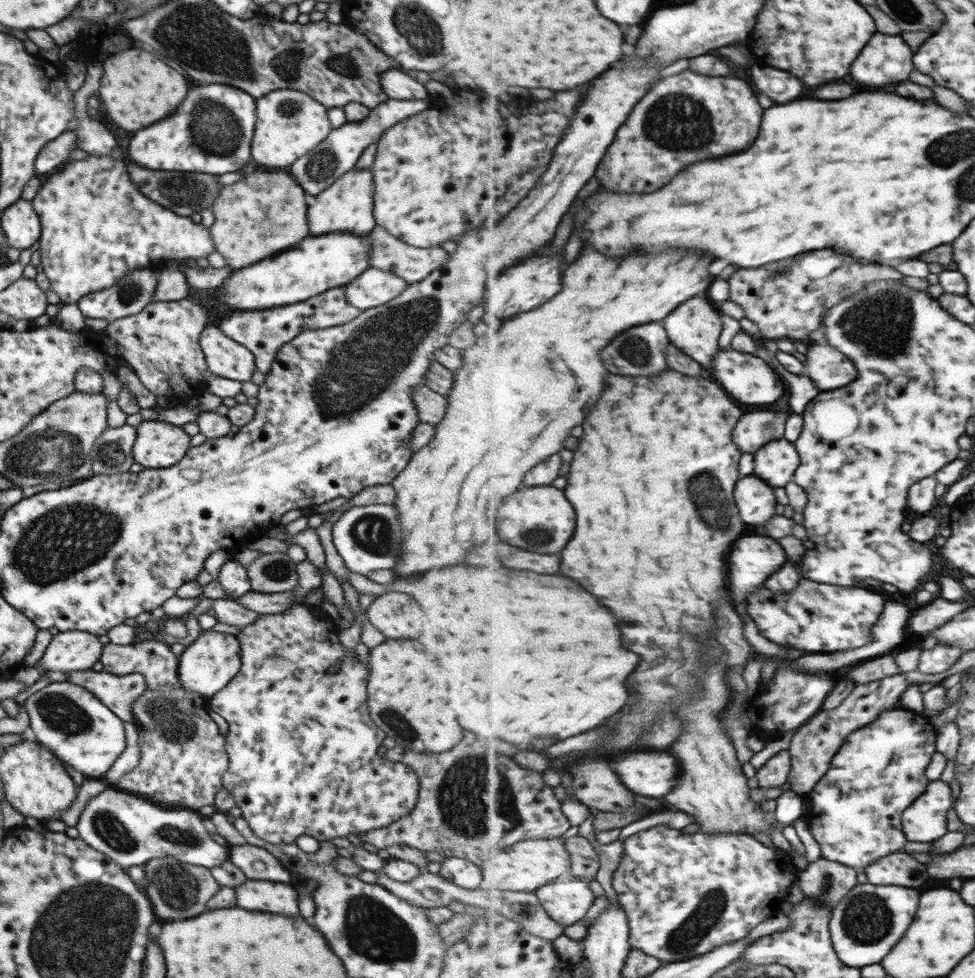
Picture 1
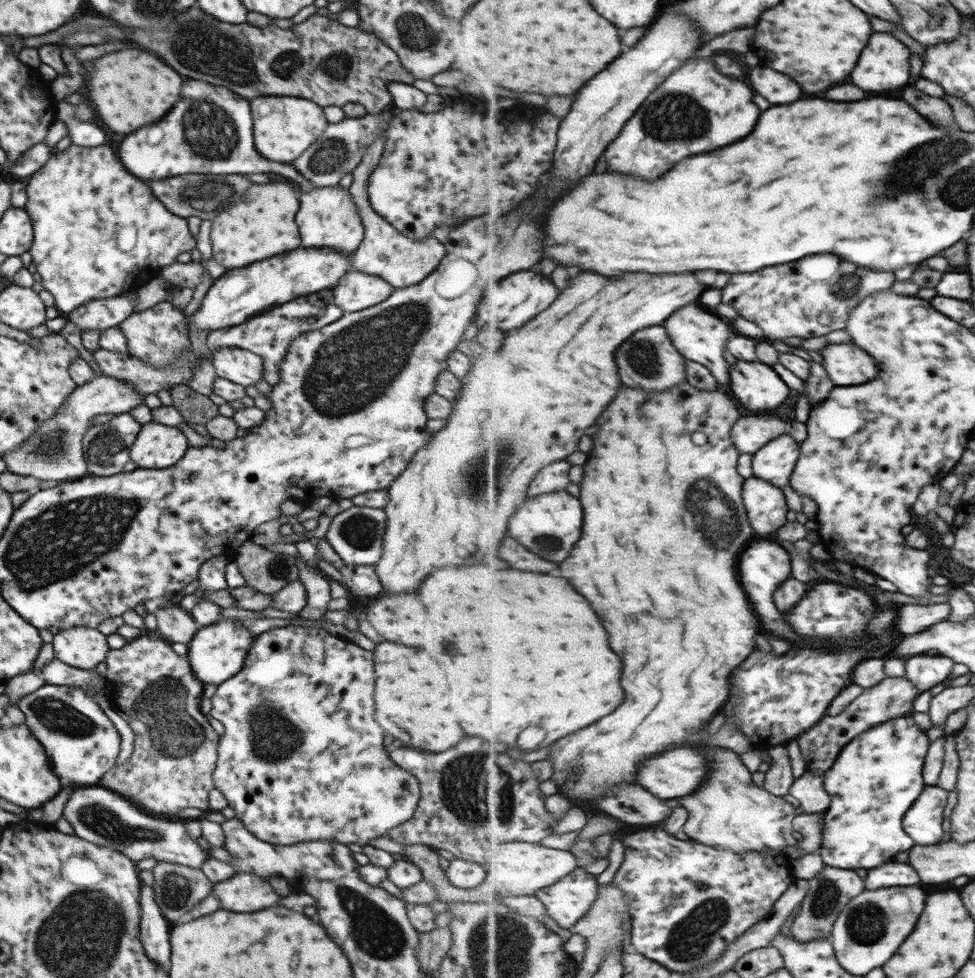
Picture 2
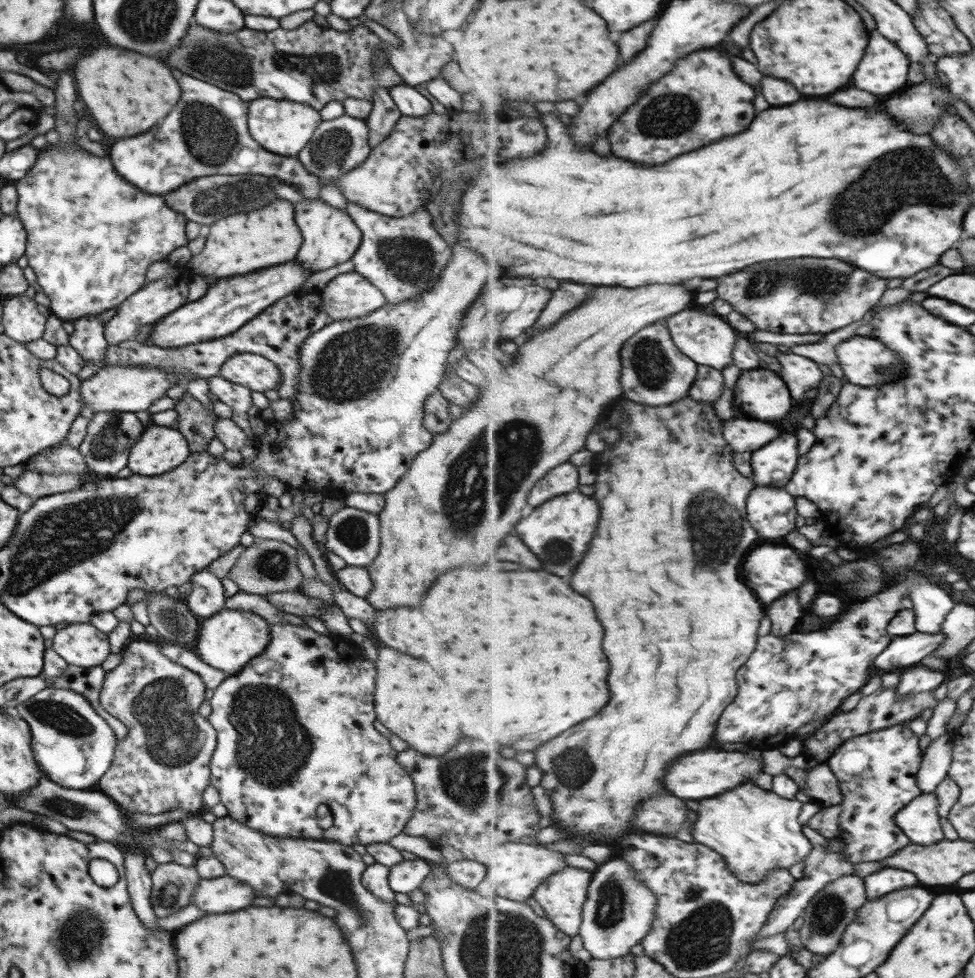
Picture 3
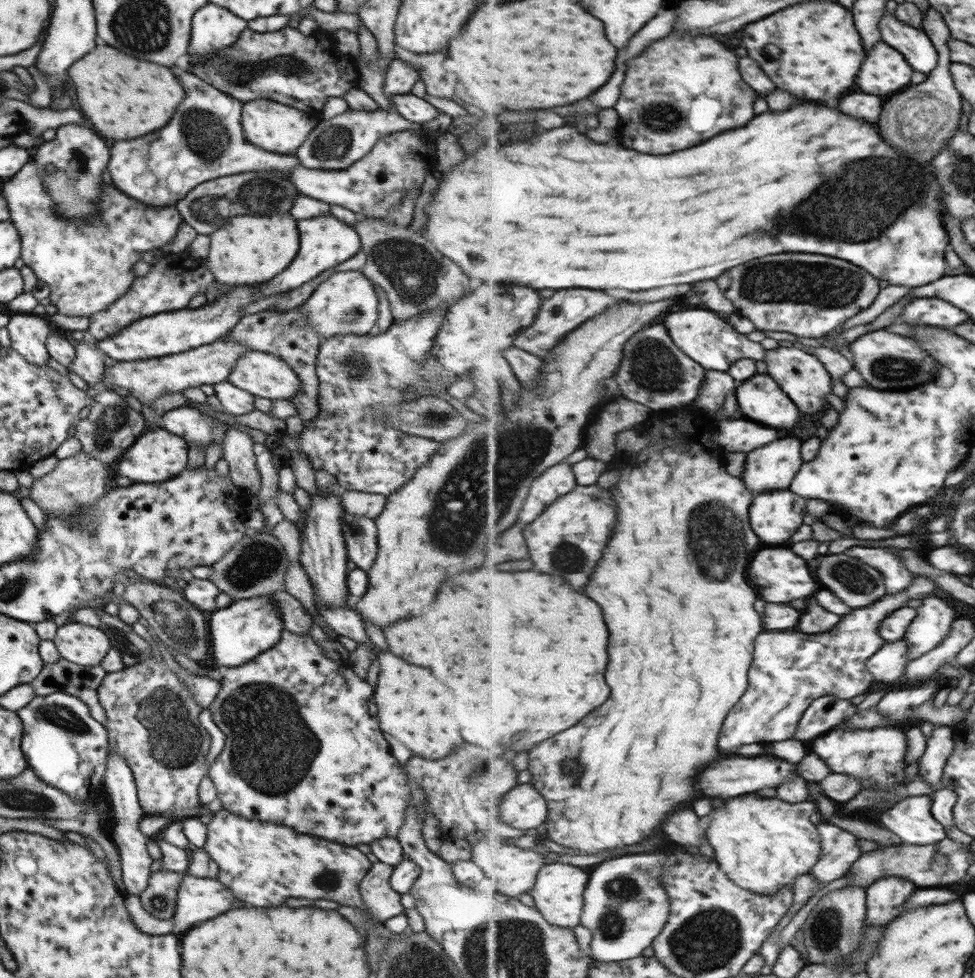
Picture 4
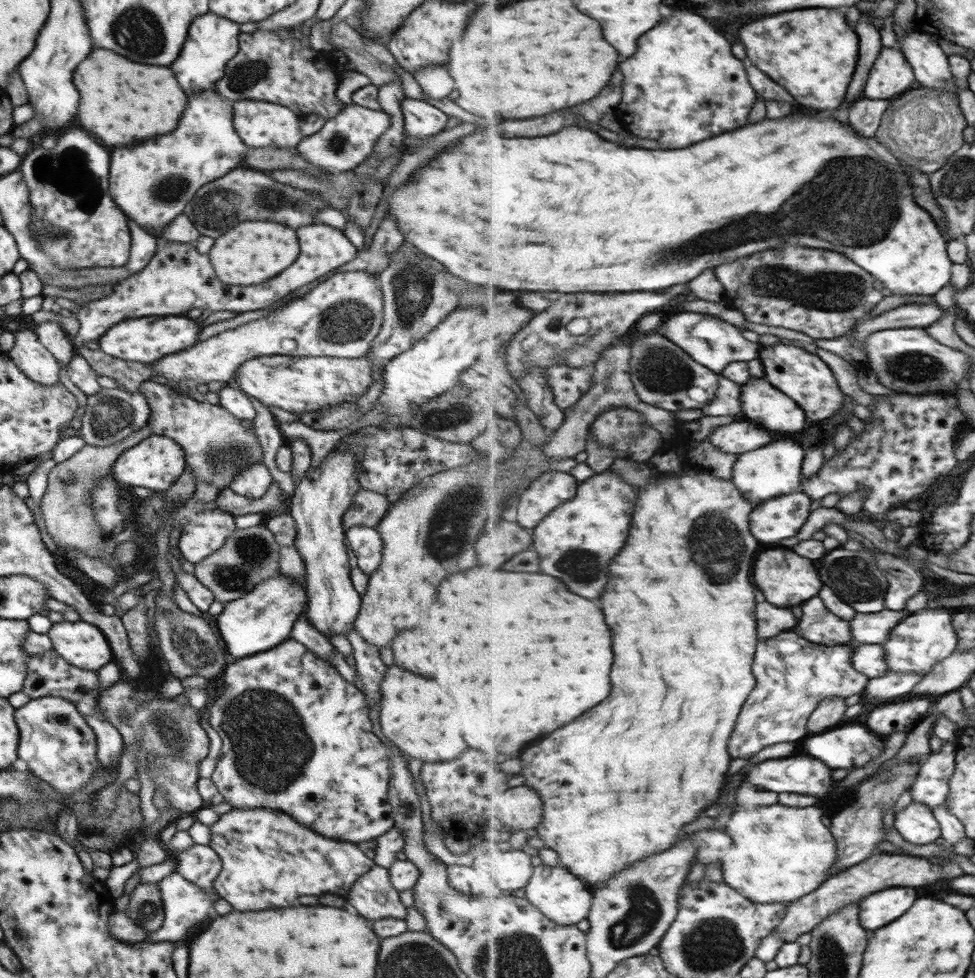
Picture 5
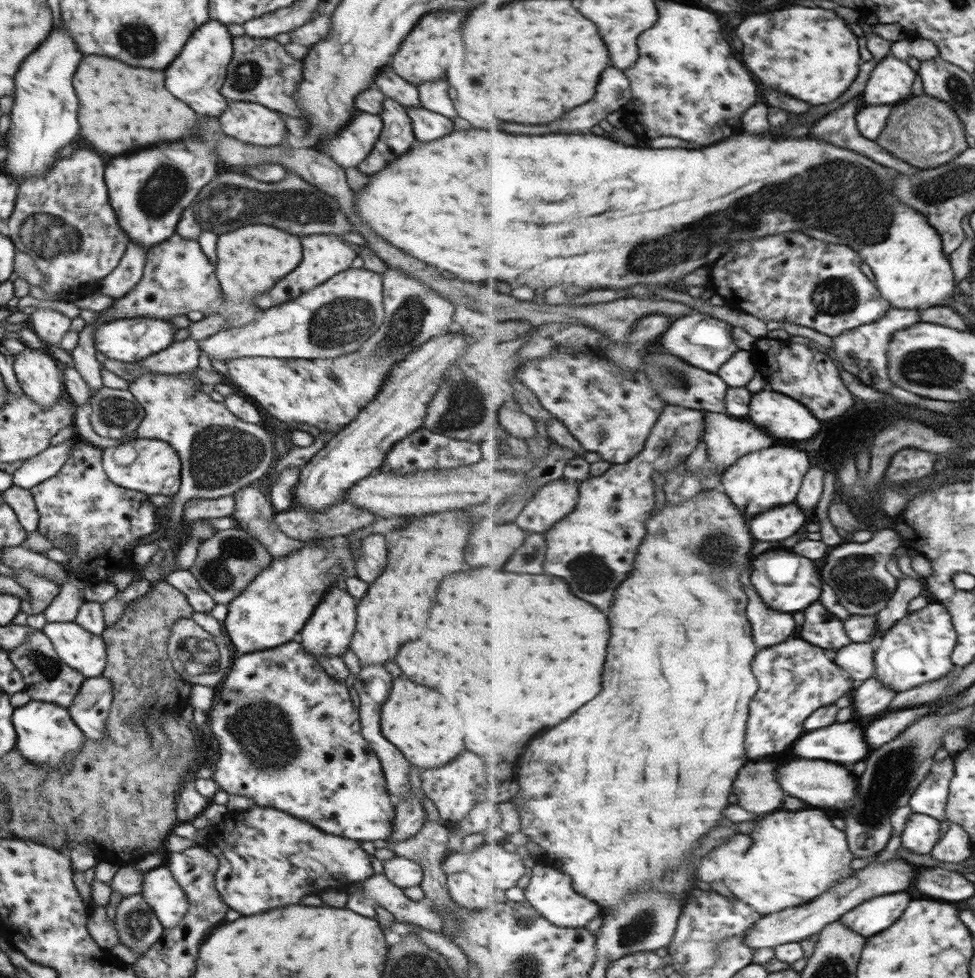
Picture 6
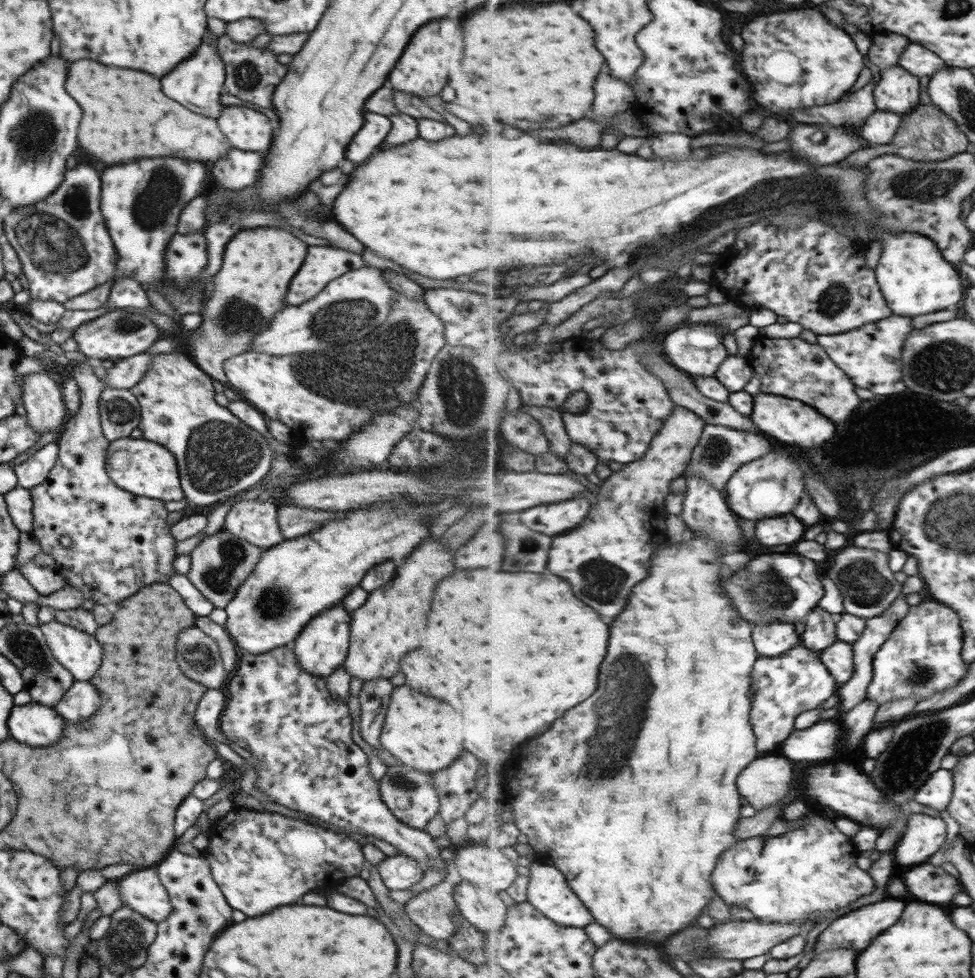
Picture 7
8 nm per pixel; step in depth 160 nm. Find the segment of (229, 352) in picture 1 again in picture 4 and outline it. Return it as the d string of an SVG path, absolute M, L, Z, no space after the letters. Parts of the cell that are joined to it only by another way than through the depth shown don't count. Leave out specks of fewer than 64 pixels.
M249 351L241 354L229 371L227 382L254 397L277 400L298 391L297 375L283 360L271 354Z

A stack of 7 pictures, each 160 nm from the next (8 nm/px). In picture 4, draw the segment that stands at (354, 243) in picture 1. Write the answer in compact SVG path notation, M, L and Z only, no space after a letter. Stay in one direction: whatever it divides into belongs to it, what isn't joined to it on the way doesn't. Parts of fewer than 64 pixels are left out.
M228 286L226 293L198 308L157 313L140 318L119 332L97 341L97 348L115 361L136 361L180 354L210 344L226 335L242 317L241 308L251 304L253 286Z

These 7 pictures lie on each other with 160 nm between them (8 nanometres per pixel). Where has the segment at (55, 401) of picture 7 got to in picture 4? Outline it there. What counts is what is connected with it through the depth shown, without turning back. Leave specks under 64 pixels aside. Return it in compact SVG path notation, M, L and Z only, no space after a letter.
M11 312L7 315L4 327L11 341L10 348L32 365L45 365L49 358L44 346L50 335L49 322L44 316L31 313Z

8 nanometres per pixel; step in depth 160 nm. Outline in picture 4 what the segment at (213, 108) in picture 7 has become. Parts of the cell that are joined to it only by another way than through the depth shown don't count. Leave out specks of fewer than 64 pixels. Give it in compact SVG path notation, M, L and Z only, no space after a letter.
M205 3L200 6L191 19L191 38L189 38L189 64L195 62L197 58L203 58L209 53L216 53L215 50L221 50L223 46L229 46L239 36L239 33L247 29L247 22L242 18L235 16L232 12L227 12L225 8L217 6L215 3Z

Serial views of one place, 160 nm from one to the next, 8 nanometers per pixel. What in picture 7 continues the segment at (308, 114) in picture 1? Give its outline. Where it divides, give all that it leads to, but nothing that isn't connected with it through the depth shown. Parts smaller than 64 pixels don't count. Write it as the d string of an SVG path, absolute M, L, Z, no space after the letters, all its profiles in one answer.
M231 105L221 109L216 125L233 149L263 154L275 132L269 119L253 109Z

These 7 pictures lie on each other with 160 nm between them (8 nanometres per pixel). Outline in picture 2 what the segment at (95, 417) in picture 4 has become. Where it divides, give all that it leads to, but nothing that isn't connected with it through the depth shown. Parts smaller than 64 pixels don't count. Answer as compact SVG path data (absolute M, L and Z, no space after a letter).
M128 413L87 428L82 438L82 455L89 474L102 477L123 472L123 464L129 460L129 446L139 429L140 424Z

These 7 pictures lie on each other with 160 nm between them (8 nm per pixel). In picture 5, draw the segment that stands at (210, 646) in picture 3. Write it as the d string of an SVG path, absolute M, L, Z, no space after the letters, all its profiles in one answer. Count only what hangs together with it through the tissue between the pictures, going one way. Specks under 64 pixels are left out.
M278 573L256 584L241 598L224 603L223 610L215 618L215 626L227 654L237 660L269 650L289 638L293 622L306 610L306 600L304 582Z

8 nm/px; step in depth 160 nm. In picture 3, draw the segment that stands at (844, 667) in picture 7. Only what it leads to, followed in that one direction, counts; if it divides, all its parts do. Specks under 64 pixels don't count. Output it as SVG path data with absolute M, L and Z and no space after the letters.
M917 632L904 637L893 637L891 644L875 659L875 667L886 671L901 672L919 665L925 656L936 652L944 645L946 634L927 634Z

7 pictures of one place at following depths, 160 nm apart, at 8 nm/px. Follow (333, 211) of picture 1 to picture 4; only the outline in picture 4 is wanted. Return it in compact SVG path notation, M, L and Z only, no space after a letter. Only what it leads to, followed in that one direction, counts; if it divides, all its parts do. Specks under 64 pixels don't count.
M329 213L324 216L307 218L307 220L297 220L297 230L299 230L299 252L297 252L295 260L283 272L279 272L275 278L271 278L261 288L261 292L257 292L257 294L252 292L252 298L255 298L255 300L277 294L277 292L285 292L289 288L297 288L297 286L307 283L327 268L333 268L336 264L345 262L347 258L351 258L360 250L360 240L354 228L349 228L347 224L339 222Z

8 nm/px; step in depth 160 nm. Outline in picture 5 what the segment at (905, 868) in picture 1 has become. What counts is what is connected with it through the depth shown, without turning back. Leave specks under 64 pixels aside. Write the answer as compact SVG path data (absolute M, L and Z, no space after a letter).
M887 888L874 892L861 901L860 923L870 932L874 932L897 918L901 918L917 900L915 888Z

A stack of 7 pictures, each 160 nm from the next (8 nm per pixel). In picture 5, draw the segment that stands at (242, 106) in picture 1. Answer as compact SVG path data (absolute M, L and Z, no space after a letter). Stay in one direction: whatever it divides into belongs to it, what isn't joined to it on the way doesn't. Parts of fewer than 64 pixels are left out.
M215 90L189 94L189 108L183 110L177 128L163 136L153 136L133 146L121 146L111 152L108 166L108 191L112 201L124 216L135 222L143 232L160 237L161 230L184 210L184 205L192 198L199 186L221 178L233 168L243 166L243 154L247 145L235 134L232 125L232 101L223 99Z

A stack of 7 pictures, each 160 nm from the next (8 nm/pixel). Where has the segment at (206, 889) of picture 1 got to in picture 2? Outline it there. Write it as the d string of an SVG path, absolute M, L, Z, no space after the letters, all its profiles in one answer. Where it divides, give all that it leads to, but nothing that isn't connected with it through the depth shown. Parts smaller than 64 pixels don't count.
M156 862L151 869L153 900L166 920L177 920L212 892L212 882L201 869Z

